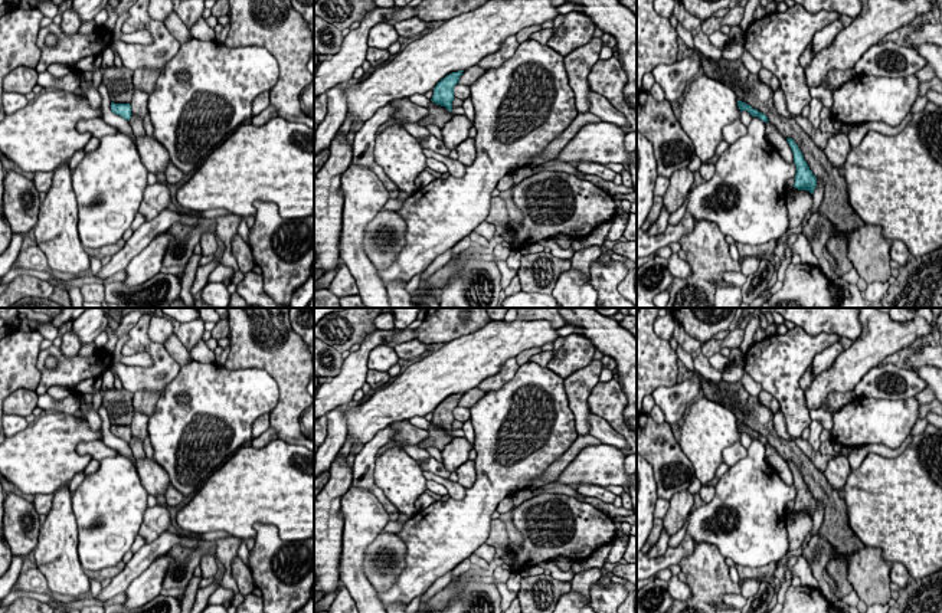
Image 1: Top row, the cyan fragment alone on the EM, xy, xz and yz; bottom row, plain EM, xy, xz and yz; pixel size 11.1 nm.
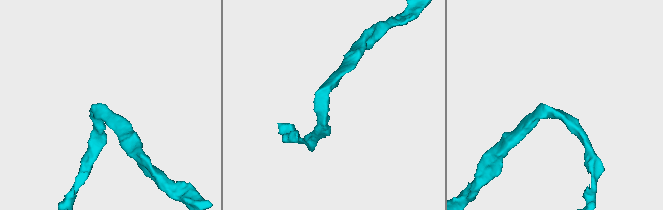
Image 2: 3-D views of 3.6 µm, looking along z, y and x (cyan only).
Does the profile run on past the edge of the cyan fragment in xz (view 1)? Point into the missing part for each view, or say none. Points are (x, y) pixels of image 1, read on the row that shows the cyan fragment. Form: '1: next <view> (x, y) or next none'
1: next none

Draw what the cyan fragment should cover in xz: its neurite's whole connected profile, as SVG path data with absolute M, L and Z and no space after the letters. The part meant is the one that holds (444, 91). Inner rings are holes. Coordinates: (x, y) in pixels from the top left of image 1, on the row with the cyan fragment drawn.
M464 71L452 72L441 79L434 88L432 102L445 106L449 112L452 111L454 86L459 82L459 76Z

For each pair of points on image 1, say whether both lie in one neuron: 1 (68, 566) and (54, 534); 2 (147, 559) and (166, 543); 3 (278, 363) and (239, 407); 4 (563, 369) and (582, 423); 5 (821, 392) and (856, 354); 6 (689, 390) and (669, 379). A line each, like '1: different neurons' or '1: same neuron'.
1: same neuron
2: same neuron
3: different neurons
4: different neurons
5: same neuron
6: different neurons

